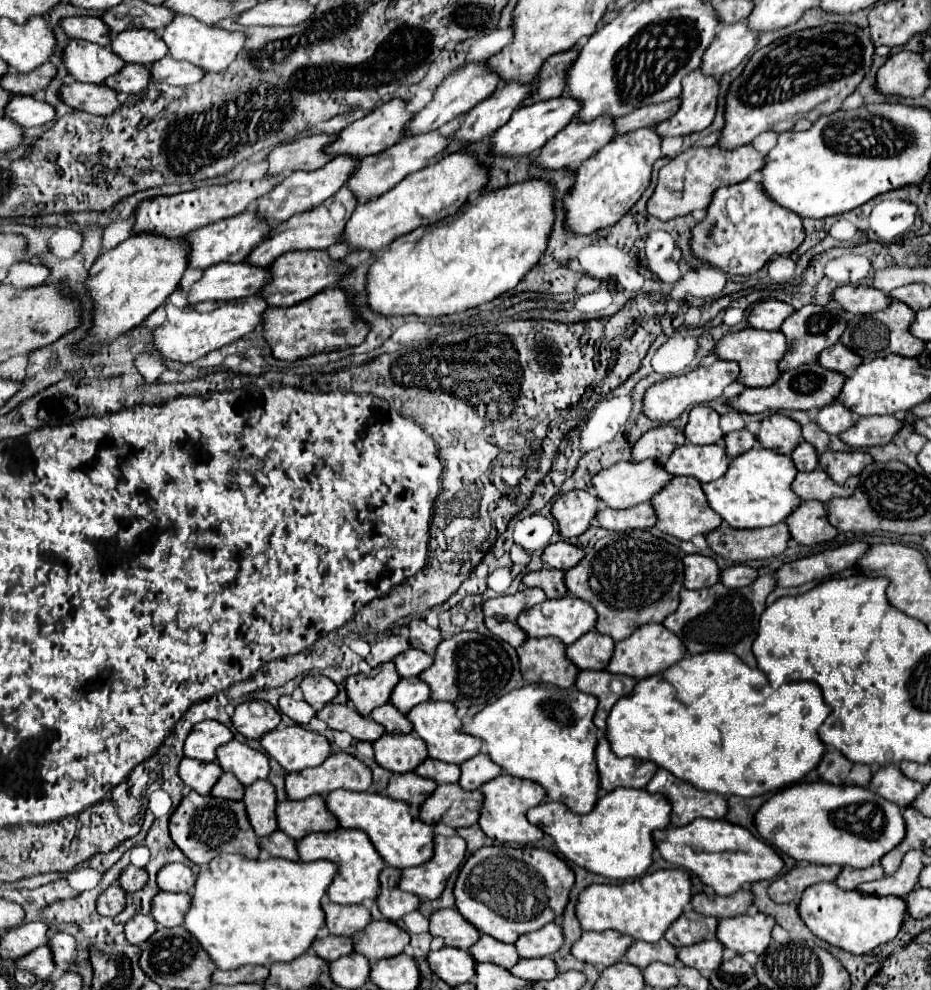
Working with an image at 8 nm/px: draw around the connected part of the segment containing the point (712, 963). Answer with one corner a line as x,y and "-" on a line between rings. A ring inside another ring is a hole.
707,940
677,950
677,958
681,960
681,964
691,966
701,974
709,974
711,970
715,970
715,966
719,966
721,962
721,954
723,954
723,946
719,946
717,940

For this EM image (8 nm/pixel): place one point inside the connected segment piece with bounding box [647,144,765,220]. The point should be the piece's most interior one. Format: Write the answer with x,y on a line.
688,182

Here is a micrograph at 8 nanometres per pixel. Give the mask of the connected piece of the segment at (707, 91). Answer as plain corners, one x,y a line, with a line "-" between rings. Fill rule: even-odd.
701,68
687,74
687,78
683,78
683,90
679,96
681,108
677,110
677,114
657,126
659,136
685,136
705,130
715,118
717,96
719,78
703,74

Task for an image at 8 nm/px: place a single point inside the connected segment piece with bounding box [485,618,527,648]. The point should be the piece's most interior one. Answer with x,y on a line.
504,630

